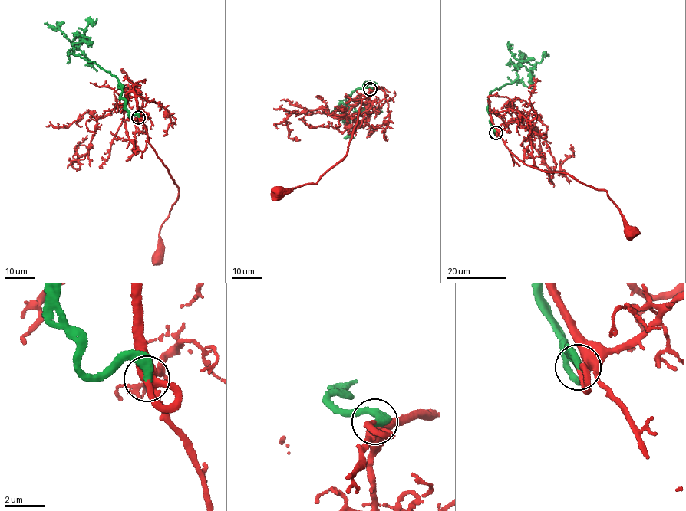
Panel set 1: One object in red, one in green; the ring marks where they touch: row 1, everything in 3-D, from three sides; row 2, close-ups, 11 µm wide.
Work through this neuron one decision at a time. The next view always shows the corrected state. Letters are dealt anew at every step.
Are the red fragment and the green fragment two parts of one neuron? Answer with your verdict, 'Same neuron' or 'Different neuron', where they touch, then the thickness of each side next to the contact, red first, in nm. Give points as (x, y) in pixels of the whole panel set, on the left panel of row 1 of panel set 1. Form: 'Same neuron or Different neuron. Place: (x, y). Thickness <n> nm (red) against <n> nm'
Same neuron. Place: (138, 117). Thickness 300 nm (red) against 400 nm

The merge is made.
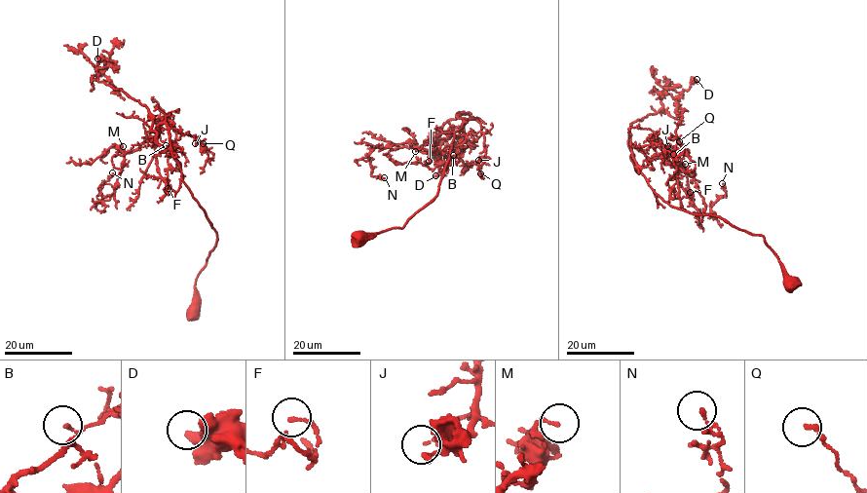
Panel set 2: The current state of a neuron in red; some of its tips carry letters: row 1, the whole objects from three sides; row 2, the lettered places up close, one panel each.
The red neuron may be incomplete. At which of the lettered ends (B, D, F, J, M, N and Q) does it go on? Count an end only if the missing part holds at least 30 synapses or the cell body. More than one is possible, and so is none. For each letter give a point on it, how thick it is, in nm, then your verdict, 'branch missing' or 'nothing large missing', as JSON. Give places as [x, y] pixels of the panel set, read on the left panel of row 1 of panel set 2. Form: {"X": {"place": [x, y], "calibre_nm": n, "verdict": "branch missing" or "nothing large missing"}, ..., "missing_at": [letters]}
{"B": {"place": [166, 145], "calibre_nm": 120, "verdict": "nothing large missing"}, "D": {"place": [97, 58], "calibre_nm": 400, "verdict": "nothing large missing"}, "F": {"place": [168, 188], "calibre_nm": 140, "verdict": "nothing large missing"}, "J": {"place": [195, 143], "calibre_nm": 140, "verdict": "nothing large missing"}, "M": {"place": [123, 146], "calibre_nm": 80, "verdict": "nothing large missing"}, "N": {"place": [112, 172], "calibre_nm": 110, "verdict": "nothing large missing"}, "Q": {"place": [203, 143], "calibre_nm": 160, "verdict": "nothing large missing"}, "missing_at": []}

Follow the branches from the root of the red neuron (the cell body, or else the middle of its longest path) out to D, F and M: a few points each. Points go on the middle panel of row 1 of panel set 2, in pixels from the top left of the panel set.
D: (358, 236), (400, 228), (433, 199), (465, 120), (457, 116), (471, 114), (438, 128), (447, 145), (435, 175)
F: (358, 236), (400, 228), (433, 199), (454, 133), (464, 124), (460, 157), (433, 150), (426, 163), (429, 161)
M: (358, 236), (400, 228), (433, 199), (454, 133), (475, 120), (455, 128), (435, 152), (412, 145), (415, 151)

